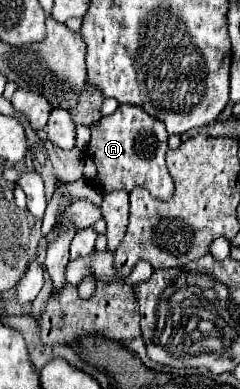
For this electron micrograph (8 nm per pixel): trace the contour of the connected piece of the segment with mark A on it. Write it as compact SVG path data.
M120 104L118 110L110 116L102 116L102 120L98 122L98 128L92 128L92 140L84 152L84 178L100 184L104 192L112 192L112 190L132 190L134 186L146 188L150 190L150 194L158 200L170 200L174 196L174 180L170 178L170 172L166 170L166 156L168 150L168 132L162 126L162 122L158 122L156 118L150 118L150 114L146 114L140 106L134 104Z

